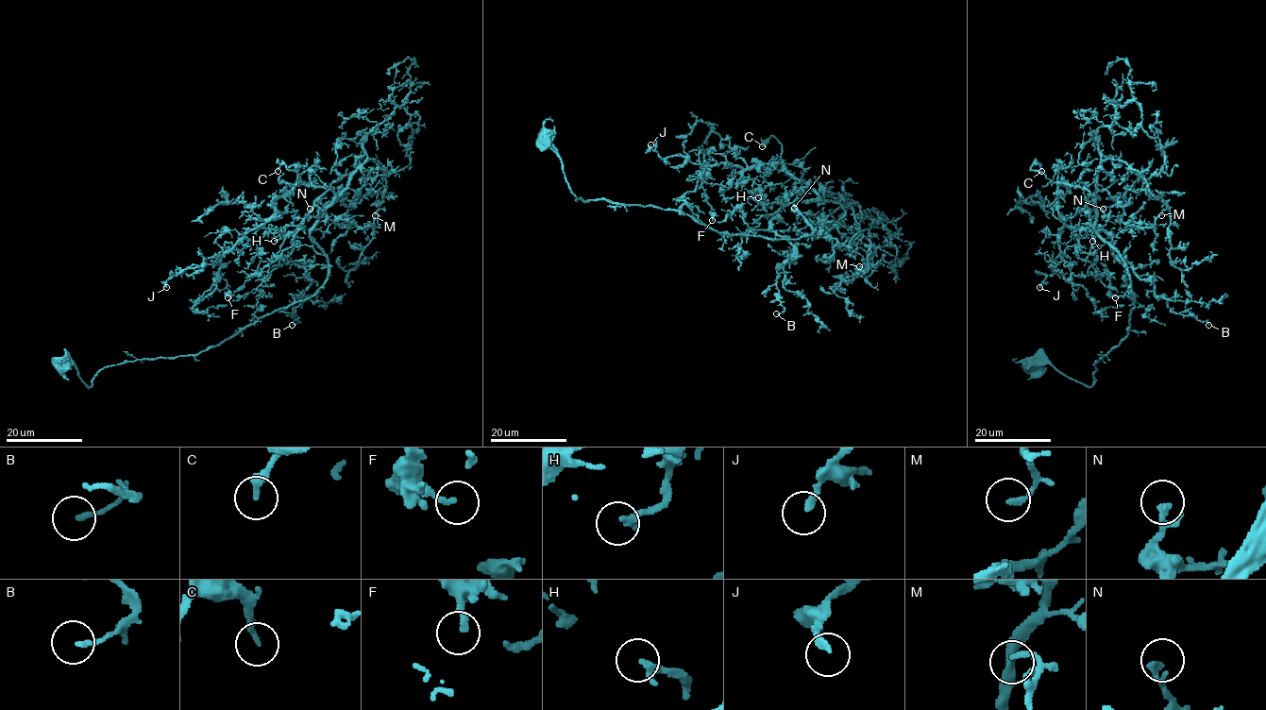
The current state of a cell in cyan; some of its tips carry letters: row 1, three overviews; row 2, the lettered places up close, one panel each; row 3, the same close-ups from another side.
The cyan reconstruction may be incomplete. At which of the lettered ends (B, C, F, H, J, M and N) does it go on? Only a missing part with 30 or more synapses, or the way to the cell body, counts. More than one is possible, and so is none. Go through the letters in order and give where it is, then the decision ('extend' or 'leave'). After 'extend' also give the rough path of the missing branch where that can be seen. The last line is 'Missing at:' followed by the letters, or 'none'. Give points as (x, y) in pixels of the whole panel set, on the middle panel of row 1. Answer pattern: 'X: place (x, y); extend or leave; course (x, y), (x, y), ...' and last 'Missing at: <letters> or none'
B: place (776, 313); leave
C: place (762, 146); extend; course (762, 146), (756, 152), (751, 152), (750, 157), (754, 160), (759, 156)
F: place (712, 220); leave
H: place (758, 197); leave
J: place (650, 144); leave
M: place (859, 266); leave
N: place (794, 208); leave
Missing at: C

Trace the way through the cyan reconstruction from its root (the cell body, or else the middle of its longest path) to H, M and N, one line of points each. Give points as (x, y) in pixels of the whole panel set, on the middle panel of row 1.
H: (545, 137), (577, 198), (812, 234), (795, 201), (818, 196), (781, 164), (743, 173), (758, 197)
M: (545, 137), (577, 198), (722, 233), (810, 236), (795, 201), (835, 201), (819, 236), (859, 266)
N: (545, 137), (577, 198), (766, 239), (812, 234), (796, 200), (845, 213), (815, 224), (794, 208)

